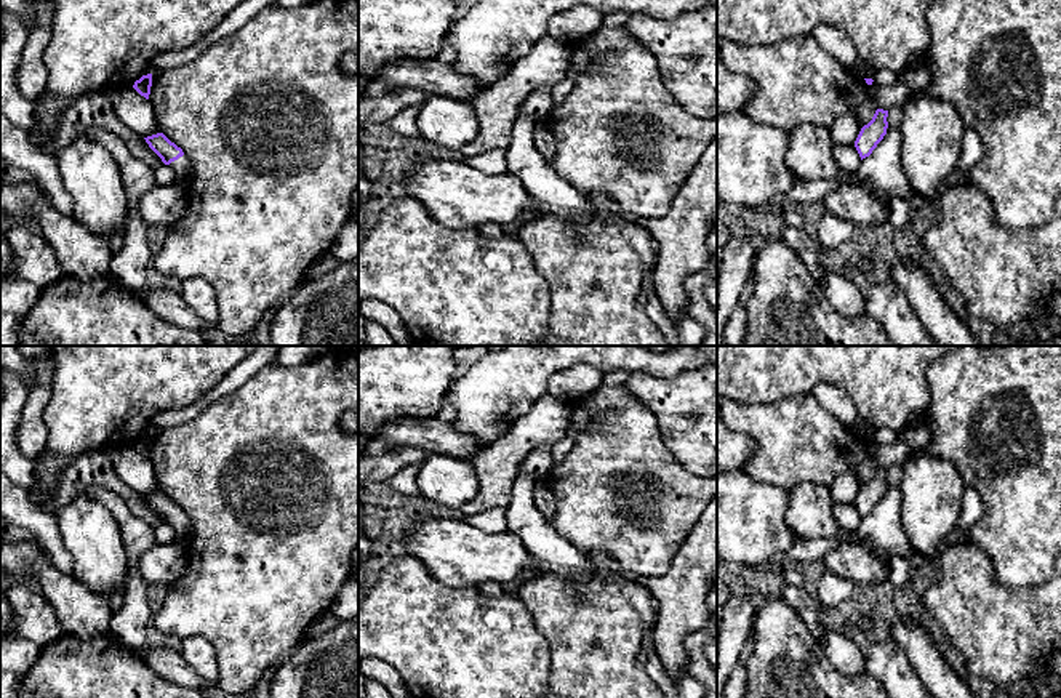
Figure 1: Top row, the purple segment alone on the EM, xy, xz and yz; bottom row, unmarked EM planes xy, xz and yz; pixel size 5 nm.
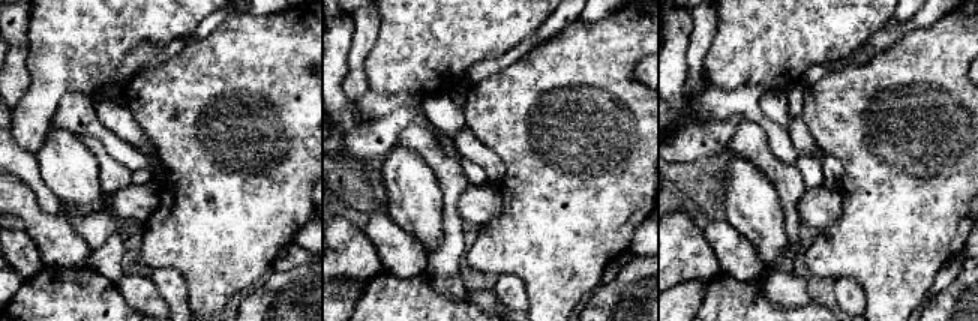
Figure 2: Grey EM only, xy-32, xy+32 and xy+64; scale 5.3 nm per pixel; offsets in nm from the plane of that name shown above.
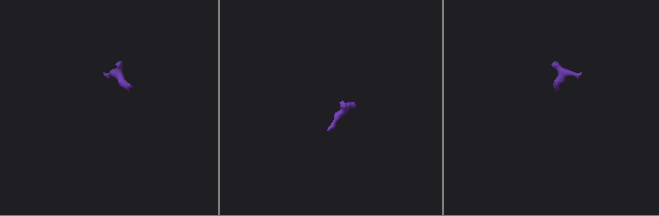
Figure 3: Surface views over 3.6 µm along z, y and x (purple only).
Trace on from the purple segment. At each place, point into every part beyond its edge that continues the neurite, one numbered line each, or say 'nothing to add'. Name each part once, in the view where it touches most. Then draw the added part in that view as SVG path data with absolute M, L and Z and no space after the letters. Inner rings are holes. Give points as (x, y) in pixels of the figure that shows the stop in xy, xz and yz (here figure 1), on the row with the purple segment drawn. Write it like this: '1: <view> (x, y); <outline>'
1: xy (181, 167); M186 155L179 157L178 160L171 162L170 166L174 170L178 181L187 183L192 174L190 162Z

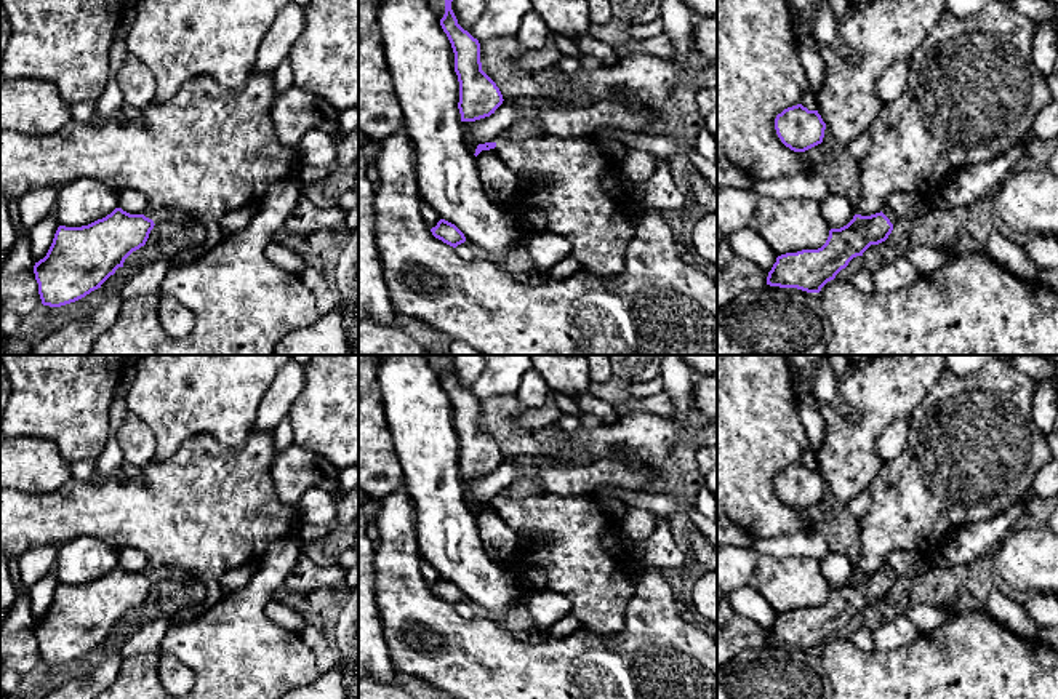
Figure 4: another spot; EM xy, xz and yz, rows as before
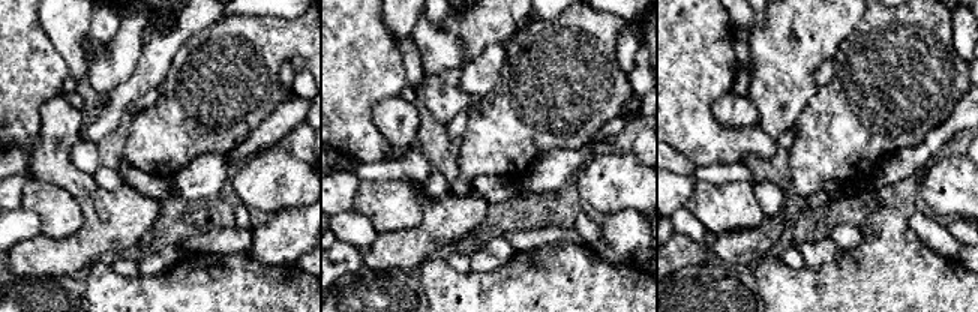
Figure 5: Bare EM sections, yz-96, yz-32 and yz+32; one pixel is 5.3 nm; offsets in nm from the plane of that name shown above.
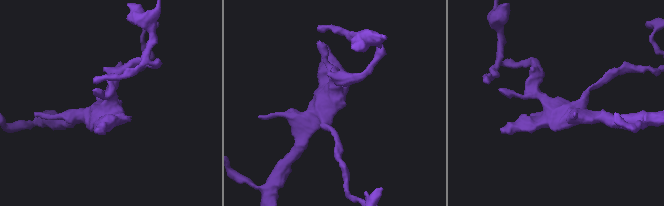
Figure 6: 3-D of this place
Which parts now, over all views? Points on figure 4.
1: xy (157, 215); M149 208L142 213L146 218L152 219L154 224L162 224L165 221L171 221L179 226L190 226L195 224L194 218L184 211L179 210L170 210L170 208Z

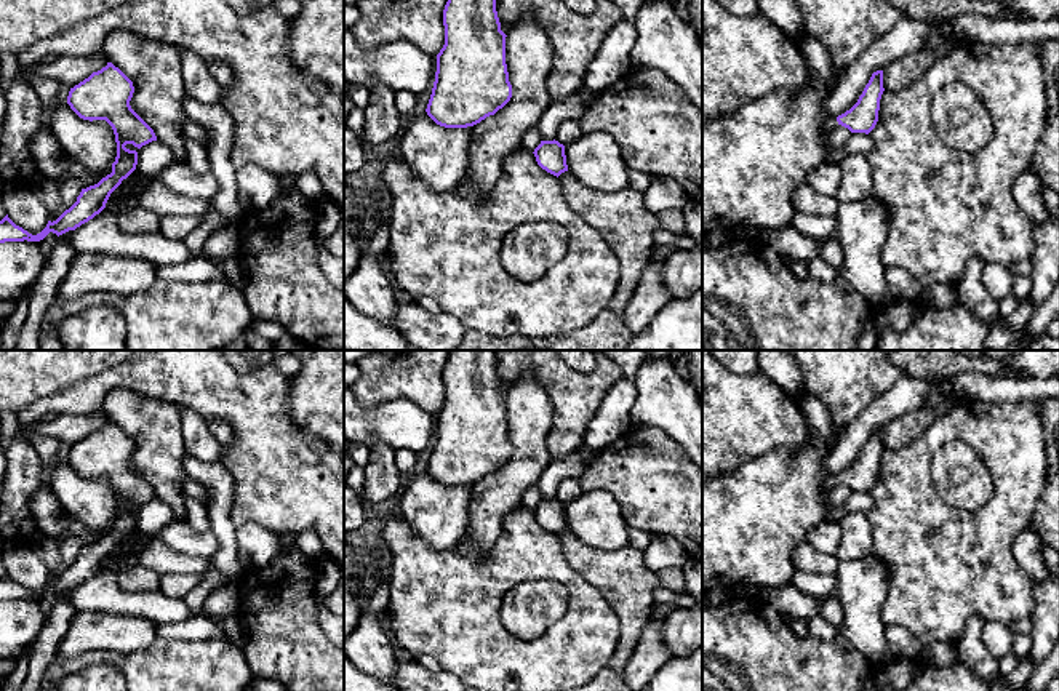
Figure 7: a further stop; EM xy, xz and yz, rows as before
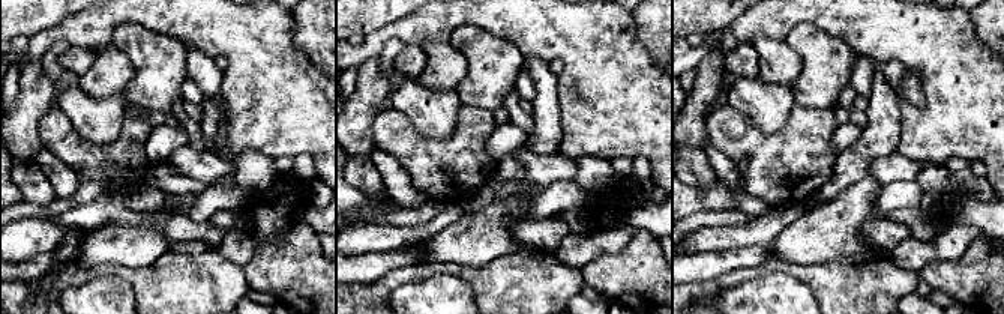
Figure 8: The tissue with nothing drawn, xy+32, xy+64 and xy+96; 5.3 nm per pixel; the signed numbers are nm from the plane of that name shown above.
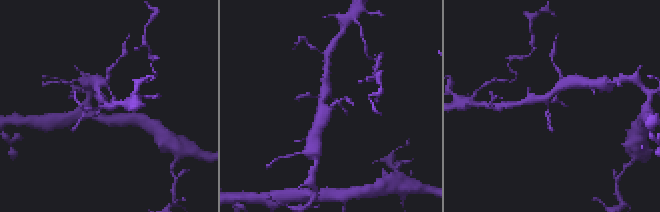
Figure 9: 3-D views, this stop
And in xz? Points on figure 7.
nothing to add

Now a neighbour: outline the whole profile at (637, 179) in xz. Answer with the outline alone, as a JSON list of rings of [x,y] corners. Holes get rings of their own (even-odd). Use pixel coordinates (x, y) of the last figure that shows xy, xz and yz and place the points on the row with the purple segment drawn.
[[[629,170],[629,184],[632,189],[638,192],[645,192],[648,186],[653,182],[653,176],[648,173],[641,173],[638,170]]]

